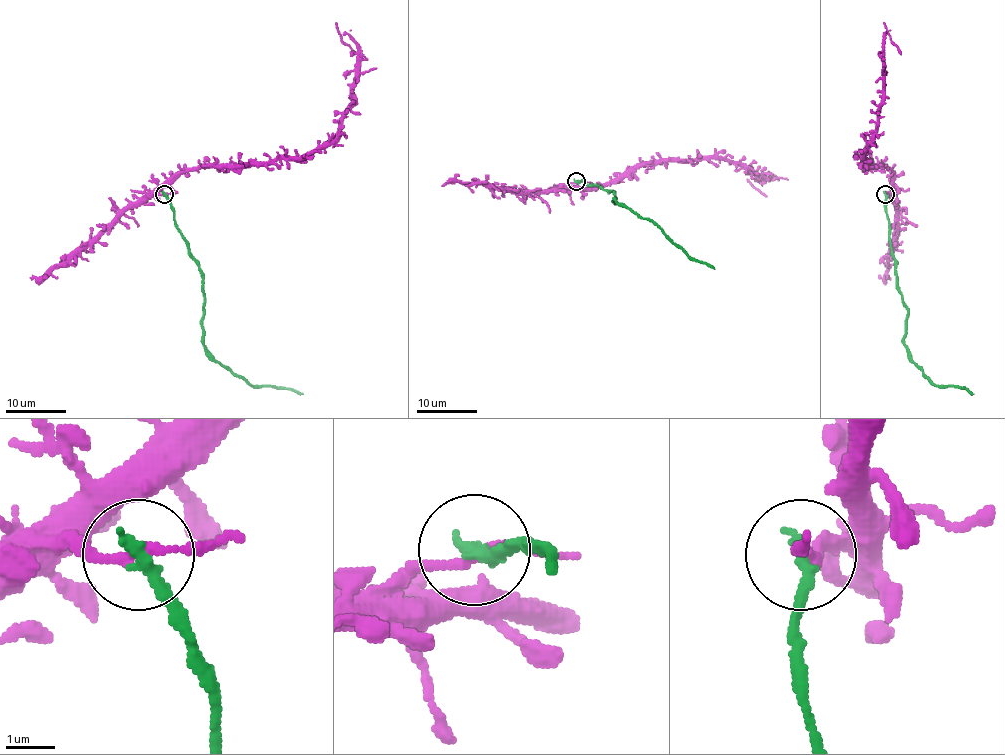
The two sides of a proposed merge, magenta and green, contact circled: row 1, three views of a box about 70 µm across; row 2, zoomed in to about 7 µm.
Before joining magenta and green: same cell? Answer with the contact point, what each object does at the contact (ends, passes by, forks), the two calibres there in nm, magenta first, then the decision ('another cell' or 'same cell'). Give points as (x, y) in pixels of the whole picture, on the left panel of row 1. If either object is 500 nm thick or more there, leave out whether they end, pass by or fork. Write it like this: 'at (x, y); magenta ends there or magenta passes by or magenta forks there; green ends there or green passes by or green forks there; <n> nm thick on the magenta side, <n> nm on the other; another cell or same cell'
at (164, 194); magenta passes by; green ends there; 180 nm thick on the magenta side, 300 nm on the other; another cell

